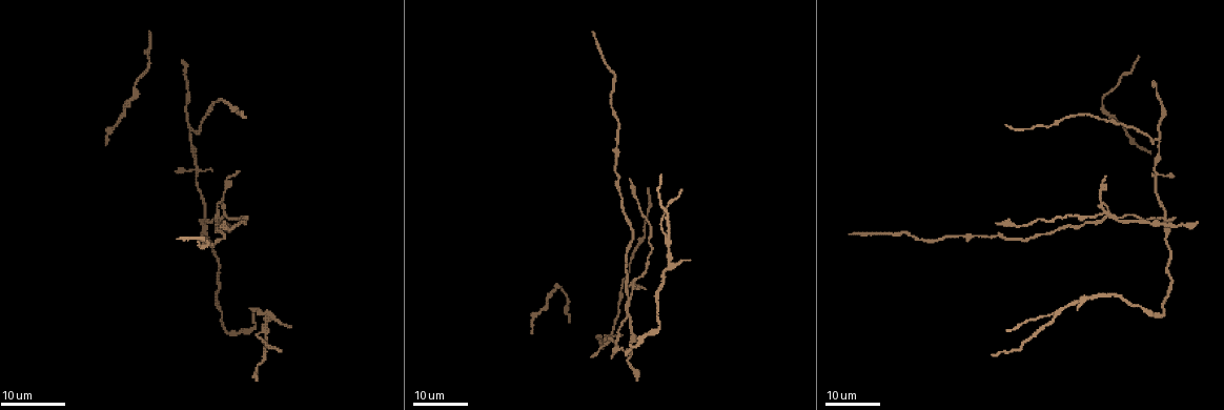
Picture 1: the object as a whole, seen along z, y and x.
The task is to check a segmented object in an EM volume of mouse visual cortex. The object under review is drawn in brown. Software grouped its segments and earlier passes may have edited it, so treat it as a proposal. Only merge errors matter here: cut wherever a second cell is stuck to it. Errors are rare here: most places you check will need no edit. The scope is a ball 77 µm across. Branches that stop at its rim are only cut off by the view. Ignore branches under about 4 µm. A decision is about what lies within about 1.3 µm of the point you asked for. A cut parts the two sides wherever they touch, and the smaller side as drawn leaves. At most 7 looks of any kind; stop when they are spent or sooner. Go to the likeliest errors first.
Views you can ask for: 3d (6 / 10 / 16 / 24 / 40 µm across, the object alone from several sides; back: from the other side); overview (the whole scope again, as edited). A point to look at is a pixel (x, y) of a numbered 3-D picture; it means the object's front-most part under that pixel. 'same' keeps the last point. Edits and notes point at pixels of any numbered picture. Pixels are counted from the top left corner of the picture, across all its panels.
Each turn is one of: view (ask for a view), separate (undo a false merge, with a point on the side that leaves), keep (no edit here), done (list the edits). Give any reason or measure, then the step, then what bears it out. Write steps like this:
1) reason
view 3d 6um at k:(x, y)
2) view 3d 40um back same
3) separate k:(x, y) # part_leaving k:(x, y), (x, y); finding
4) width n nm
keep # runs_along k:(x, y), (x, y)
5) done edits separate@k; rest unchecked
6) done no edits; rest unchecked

four-way junction
view 3d 24um at 1:(196, 170)

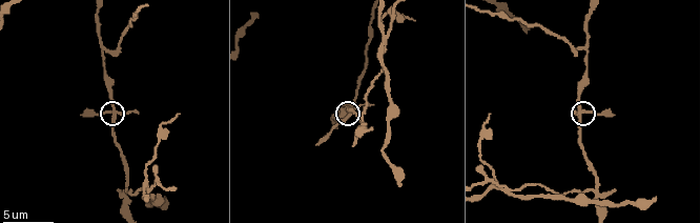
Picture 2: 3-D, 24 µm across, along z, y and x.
zoom in
view 3d 6um at 2:(349, 115)

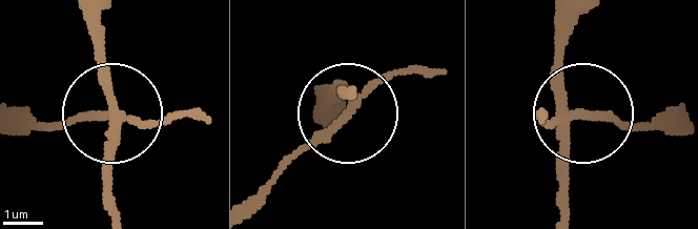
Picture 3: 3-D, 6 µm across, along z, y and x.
separate 3:(84, 118) # part_leaving 3:(114, 116), (16, 125); a second cell is stuck on

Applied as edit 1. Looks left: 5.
a fork
view 3d 24um at 1:(1051, 315)

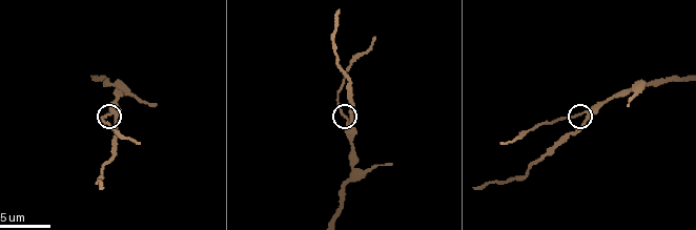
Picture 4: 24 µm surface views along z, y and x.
view 3d 6um at 4:(346, 120)

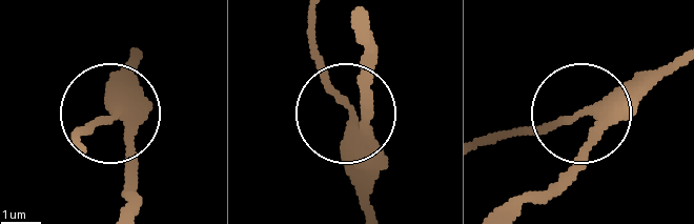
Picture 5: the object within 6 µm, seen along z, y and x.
arms 3
keep # runs_along 5:(136, 51), (119, 70), (108, 117), (72, 130); one cell here

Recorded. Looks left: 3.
looks like a crossing
view 3d 16um at 2:(126, 184)

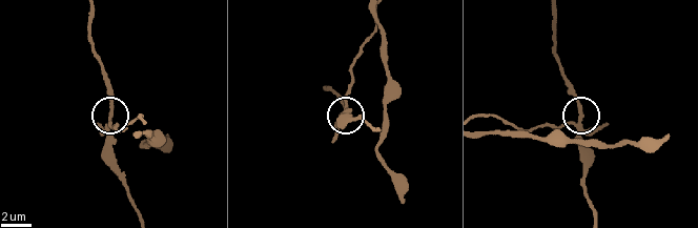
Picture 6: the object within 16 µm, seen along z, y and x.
separate 6:(101, 126) # part_leaving 6:(578, 129), (568, 123), (522, 129), (496, 117), (481, 116); two cells meet here

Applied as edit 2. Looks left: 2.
done edits separate@3, separate@6; rest unchecked

